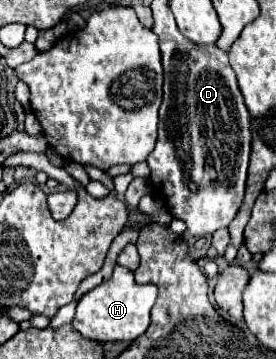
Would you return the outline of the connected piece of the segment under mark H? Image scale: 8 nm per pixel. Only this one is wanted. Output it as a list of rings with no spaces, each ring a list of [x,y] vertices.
[[[115,265],[115,271],[109,281],[97,285],[77,303],[77,313],[73,319],[73,329],[77,329],[83,337],[105,343],[111,339],[133,341],[143,335],[149,327],[149,313],[157,299],[155,285],[137,285],[133,279],[133,271],[127,267]]]

